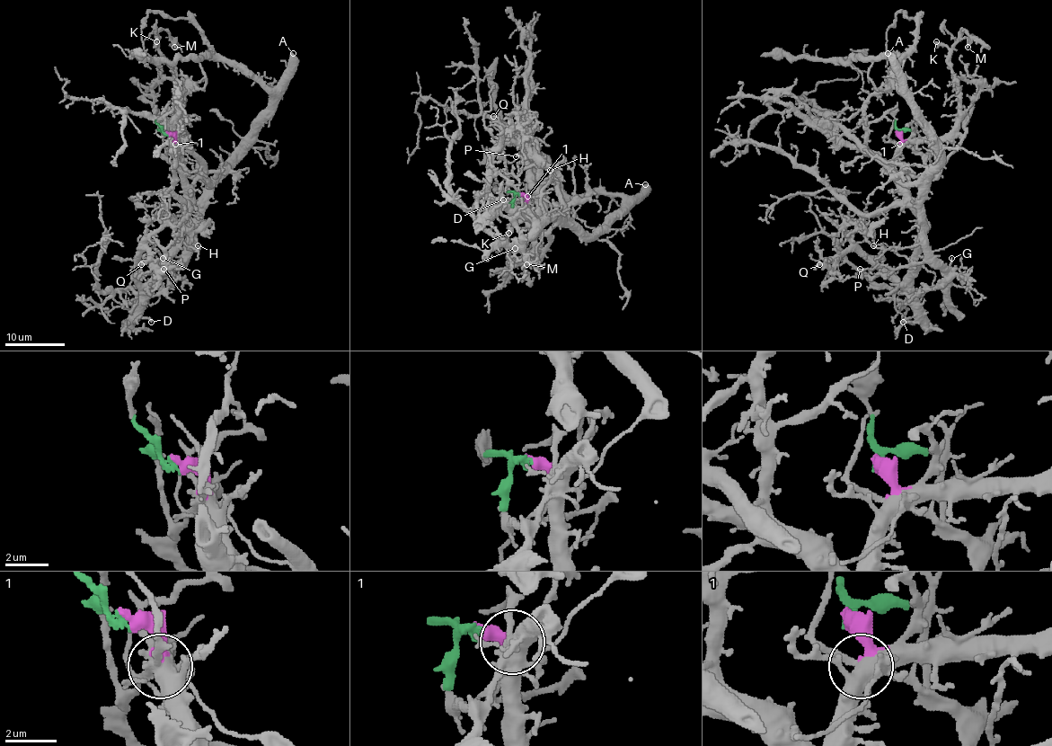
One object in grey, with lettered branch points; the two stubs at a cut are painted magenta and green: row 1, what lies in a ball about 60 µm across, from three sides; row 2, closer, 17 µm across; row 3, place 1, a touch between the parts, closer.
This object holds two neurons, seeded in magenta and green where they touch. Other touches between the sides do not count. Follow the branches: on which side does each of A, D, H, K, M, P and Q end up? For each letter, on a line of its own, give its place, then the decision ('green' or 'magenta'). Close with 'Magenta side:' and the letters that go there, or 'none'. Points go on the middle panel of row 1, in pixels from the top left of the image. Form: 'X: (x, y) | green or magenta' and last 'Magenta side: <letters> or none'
A: (645, 184) | green
D: (503, 199) | magenta
H: (550, 170) | green
K: (508, 233) | magenta
M: (526, 264) | magenta
P: (516, 156) | green
Q: (493, 116) | magenta
Magenta side: D, K, M, Q

